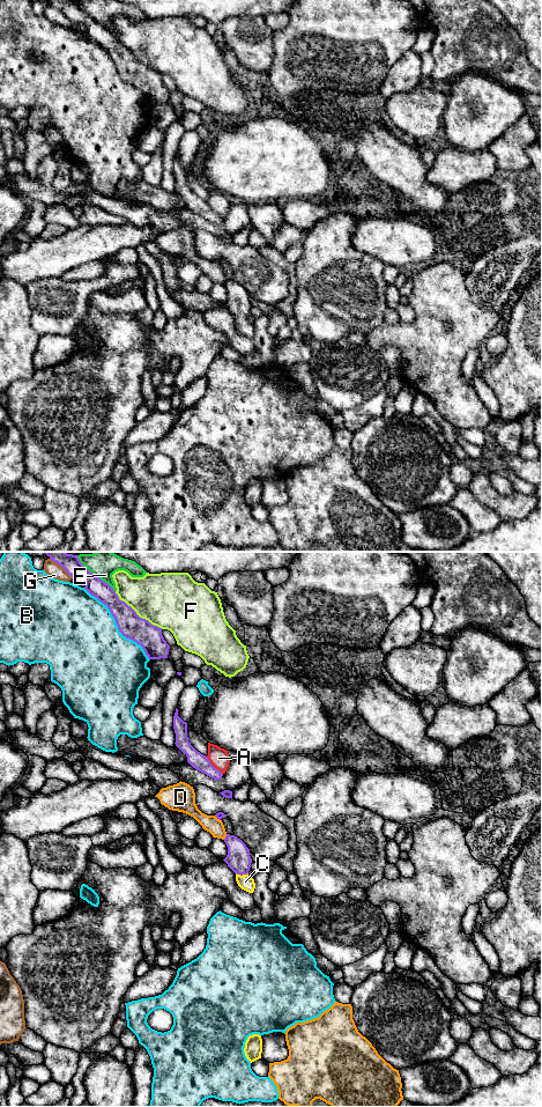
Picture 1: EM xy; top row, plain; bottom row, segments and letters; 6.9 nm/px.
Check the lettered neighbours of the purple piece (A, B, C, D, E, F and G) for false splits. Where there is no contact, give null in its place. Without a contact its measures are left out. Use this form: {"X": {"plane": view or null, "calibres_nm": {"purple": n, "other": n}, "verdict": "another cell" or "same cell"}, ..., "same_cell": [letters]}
{"A": {"plane": "xy", "calibres_nm": {"purple": 120, "other": 140}, "verdict": "another cell"}, "B": {"plane": "xy", "calibres_nm": {"purple": 170, "other": 500}, "verdict": "another cell"}, "C": {"plane": "xy", "calibres_nm": {"purple": 170, "other": 100}, "verdict": "same cell"}, "D": {"plane": "xy", "calibres_nm": {"purple": 170, "other": 120}, "verdict": "another cell"}, "E": {"plane": "xy", "calibres_nm": {"purple": 130, "other": 160}, "verdict": "another cell"}, "F": {"plane": "xy", "calibres_nm": {"purple": 170, "other": 400}, "verdict": "another cell"}, "G": {"plane": "xy", "calibres_nm": {"purple": 120, "other": 100}, "verdict": "another cell"}, "same_cell": ["C"]}

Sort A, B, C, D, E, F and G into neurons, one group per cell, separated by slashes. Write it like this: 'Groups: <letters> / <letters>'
Groups: A / B / C / D / E / F / G

